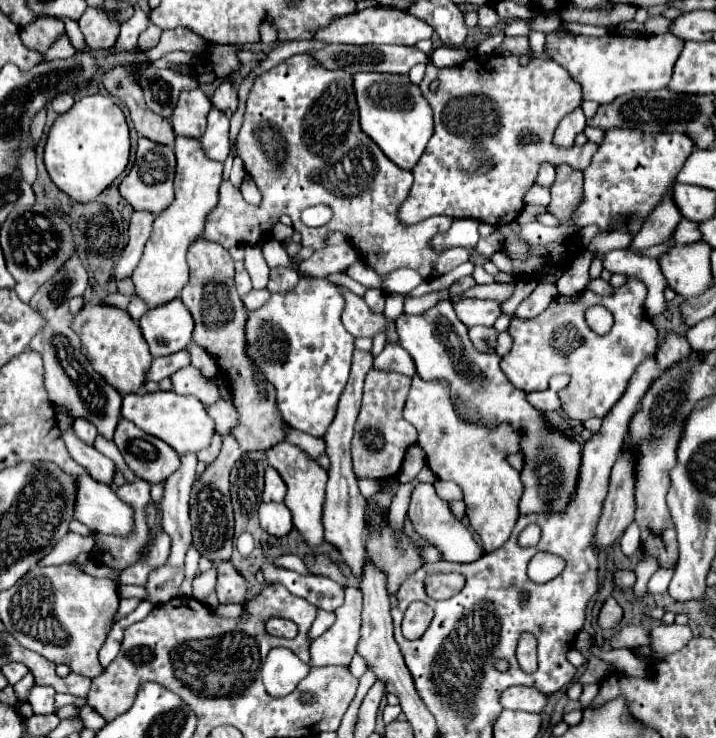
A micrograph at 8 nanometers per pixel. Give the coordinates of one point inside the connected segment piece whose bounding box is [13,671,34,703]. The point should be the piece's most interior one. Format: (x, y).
(22, 688)

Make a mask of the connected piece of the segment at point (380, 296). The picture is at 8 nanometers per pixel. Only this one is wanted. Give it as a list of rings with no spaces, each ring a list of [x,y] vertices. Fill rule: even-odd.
[[[368,289],[366,295],[364,295],[364,301],[368,303],[368,307],[372,311],[376,311],[376,313],[382,313],[384,311],[384,299],[386,299],[386,295],[380,289]]]

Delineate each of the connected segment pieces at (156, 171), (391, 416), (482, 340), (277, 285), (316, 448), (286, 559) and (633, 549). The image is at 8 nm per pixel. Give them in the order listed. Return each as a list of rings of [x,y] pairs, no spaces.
[[[140,139],[136,149],[136,163],[130,169],[130,175],[126,175],[120,183],[120,195],[134,207],[134,209],[148,209],[152,213],[160,213],[166,209],[174,199],[174,167],[176,157],[174,151],[166,145],[158,145],[150,139]]]
[[[370,369],[364,381],[364,397],[360,415],[354,427],[352,439],[352,461],[356,477],[374,477],[374,479],[392,479],[398,475],[402,467],[404,453],[410,445],[416,443],[416,429],[404,421],[402,407],[410,389],[410,377],[394,373]]]
[[[470,327],[468,335],[474,345],[480,345],[478,351],[488,351],[488,337],[496,337],[498,333],[492,327]]]
[[[272,269],[270,271],[270,283],[268,291],[270,293],[290,293],[300,281],[300,275],[292,269]]]
[[[288,429],[288,437],[286,441],[298,445],[302,451],[306,451],[310,457],[320,457],[324,455],[324,441],[316,439],[316,437],[308,437],[306,433],[300,433],[296,429]]]
[[[294,554],[281,555],[280,557],[276,558],[273,561],[273,564],[277,567],[300,572],[300,574],[303,574],[303,575],[311,574],[306,568],[306,566],[304,565],[303,561]]]
[[[634,523],[624,531],[624,535],[620,539],[620,549],[628,557],[638,553],[638,549],[640,549],[640,529],[636,529]]]

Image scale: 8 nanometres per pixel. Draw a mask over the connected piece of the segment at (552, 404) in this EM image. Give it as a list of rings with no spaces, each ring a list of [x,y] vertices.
[[[534,391],[528,393],[528,401],[536,405],[540,411],[562,411],[560,409],[560,397],[554,391]]]

